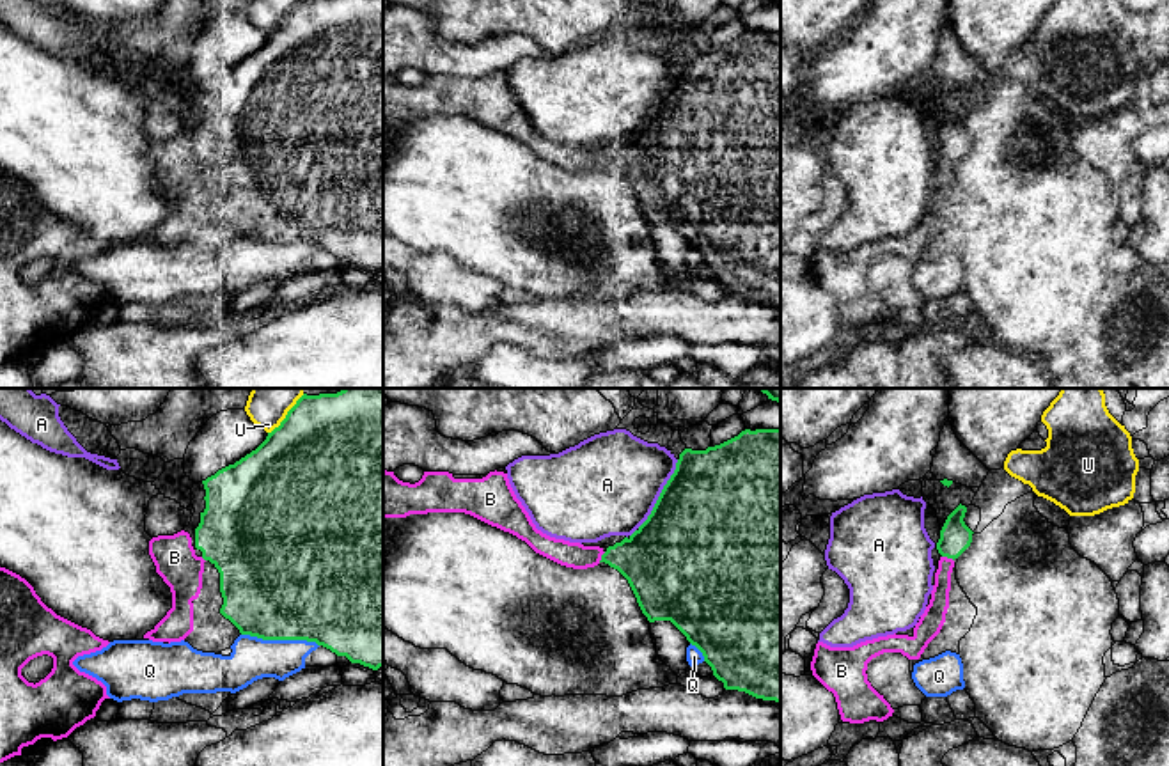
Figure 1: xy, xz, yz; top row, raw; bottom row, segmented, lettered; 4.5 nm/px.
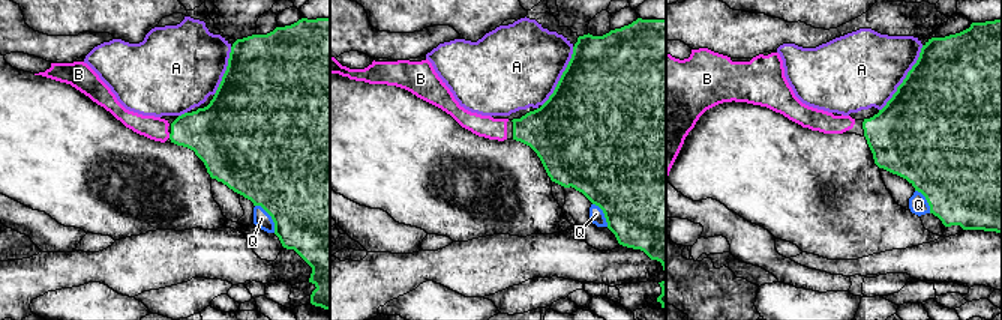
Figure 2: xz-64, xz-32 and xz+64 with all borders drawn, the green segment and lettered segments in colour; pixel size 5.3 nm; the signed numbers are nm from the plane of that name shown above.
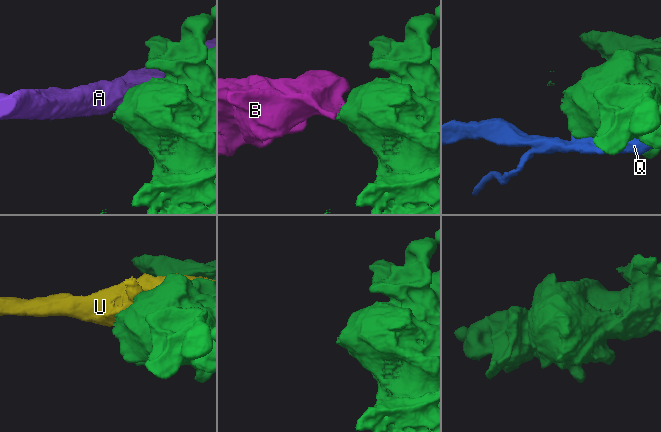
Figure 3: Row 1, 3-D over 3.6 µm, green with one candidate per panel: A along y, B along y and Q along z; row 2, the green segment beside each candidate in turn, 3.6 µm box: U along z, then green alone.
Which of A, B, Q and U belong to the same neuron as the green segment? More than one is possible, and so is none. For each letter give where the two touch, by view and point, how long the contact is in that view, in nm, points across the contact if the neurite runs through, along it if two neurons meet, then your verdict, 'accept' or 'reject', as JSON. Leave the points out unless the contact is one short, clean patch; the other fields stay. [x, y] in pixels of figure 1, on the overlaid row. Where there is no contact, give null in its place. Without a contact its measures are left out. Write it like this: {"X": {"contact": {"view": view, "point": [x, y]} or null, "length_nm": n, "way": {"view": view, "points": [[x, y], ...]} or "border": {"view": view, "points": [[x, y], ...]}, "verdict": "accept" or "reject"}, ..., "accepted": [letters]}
{"A": {"contact": {"view": "xz", "point": [659, 499]}, "length_nm": 420, "verdict": "reject"}, "B": {"contact": {"view": "yz", "point": [948, 557]}, "length_nm": 60, "verdict": "accept"}, "Q": {"contact": {"view": "xy", "point": [281, 639]}, "length_nm": 360, "verdict": "reject"}, "U": {"contact": {"view": "xy", "point": [286, 415]}, "length_nm": 240, "verdict": "reject"}, "accepted": ["B"]}

